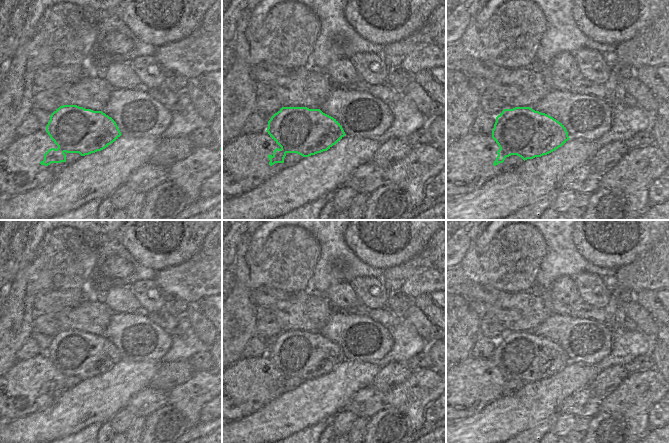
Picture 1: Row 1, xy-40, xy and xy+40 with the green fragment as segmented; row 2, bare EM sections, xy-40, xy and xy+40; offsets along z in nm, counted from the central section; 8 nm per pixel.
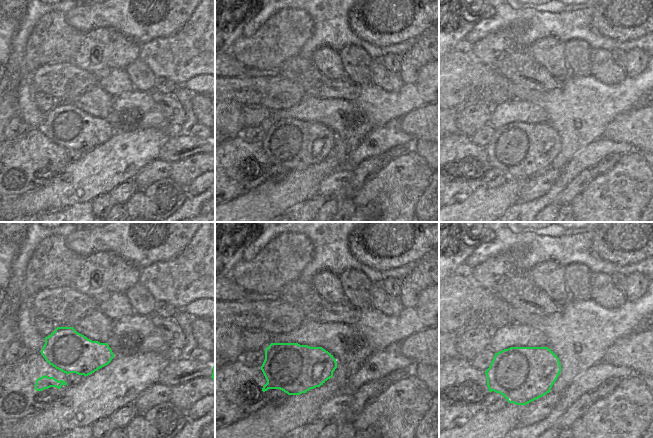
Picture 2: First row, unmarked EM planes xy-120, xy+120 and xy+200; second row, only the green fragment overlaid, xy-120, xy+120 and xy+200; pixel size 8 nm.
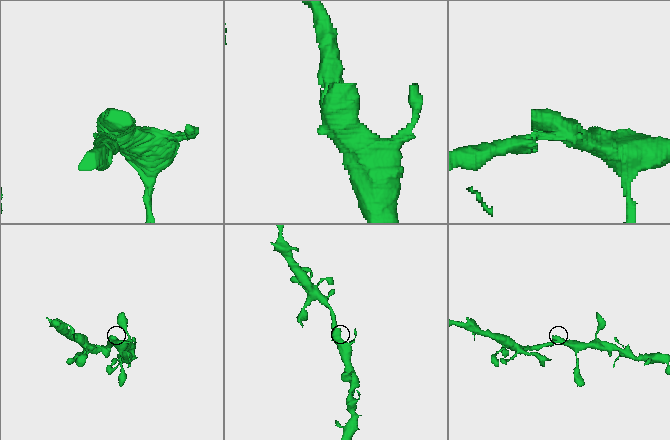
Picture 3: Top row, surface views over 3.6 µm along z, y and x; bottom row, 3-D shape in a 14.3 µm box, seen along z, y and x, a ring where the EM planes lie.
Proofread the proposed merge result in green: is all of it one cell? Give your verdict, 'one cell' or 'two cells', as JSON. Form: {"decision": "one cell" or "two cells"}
{"decision": "one cell"}

